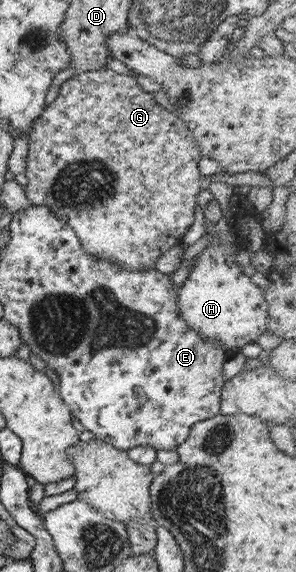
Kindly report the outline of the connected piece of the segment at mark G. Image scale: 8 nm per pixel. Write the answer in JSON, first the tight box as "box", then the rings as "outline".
{"box":[23,69,276,271],"outline":[[[107,69],[78,73],[62,82],[58,87],[55,100],[41,111],[40,116],[36,118],[31,126],[27,145],[26,170],[24,170],[23,174],[28,184],[24,187],[23,193],[30,201],[30,204],[38,207],[48,207],[50,212],[57,214],[58,218],[67,222],[88,254],[118,263],[129,271],[152,268],[155,258],[158,258],[160,254],[181,242],[180,238],[188,230],[192,220],[194,220],[196,198],[200,193],[204,193],[204,189],[208,185],[215,182],[223,182],[232,187],[236,187],[238,184],[240,186],[249,185],[250,187],[270,187],[271,190],[276,187],[272,185],[271,179],[262,172],[245,172],[234,174],[233,177],[227,173],[223,175],[207,175],[210,177],[210,180],[207,180],[206,176],[200,176],[197,166],[203,159],[198,147],[195,145],[195,140],[189,135],[189,130],[179,120],[179,116],[164,110],[164,108],[156,104],[150,93],[141,91],[134,77],[116,74],[116,72]]]}

